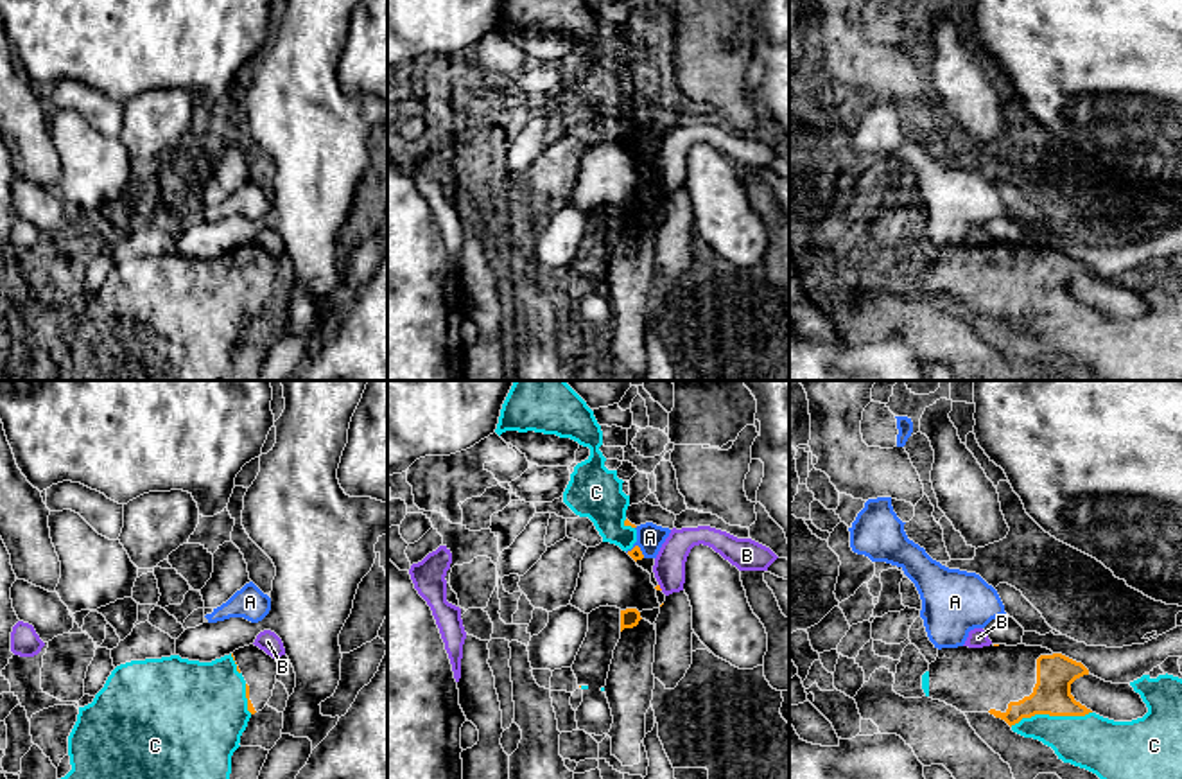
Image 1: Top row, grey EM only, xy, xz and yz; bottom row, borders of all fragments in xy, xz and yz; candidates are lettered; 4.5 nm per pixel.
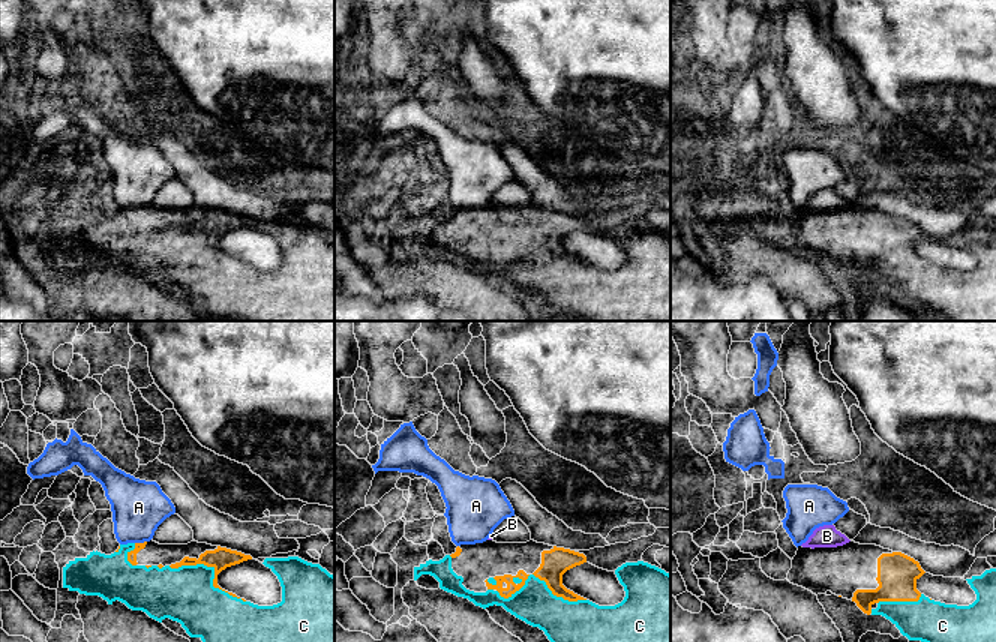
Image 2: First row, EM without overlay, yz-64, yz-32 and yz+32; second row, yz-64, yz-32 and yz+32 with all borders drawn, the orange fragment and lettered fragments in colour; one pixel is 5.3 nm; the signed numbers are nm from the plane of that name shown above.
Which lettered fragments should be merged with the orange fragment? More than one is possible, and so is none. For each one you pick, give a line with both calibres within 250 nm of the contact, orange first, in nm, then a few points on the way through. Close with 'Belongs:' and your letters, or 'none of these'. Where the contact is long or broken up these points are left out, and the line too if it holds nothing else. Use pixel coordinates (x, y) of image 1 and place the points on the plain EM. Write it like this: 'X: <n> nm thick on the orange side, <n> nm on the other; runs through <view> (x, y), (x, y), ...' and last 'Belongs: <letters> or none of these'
C: 180 nm thick on the orange side, 240 nm on the other
Belongs: C

